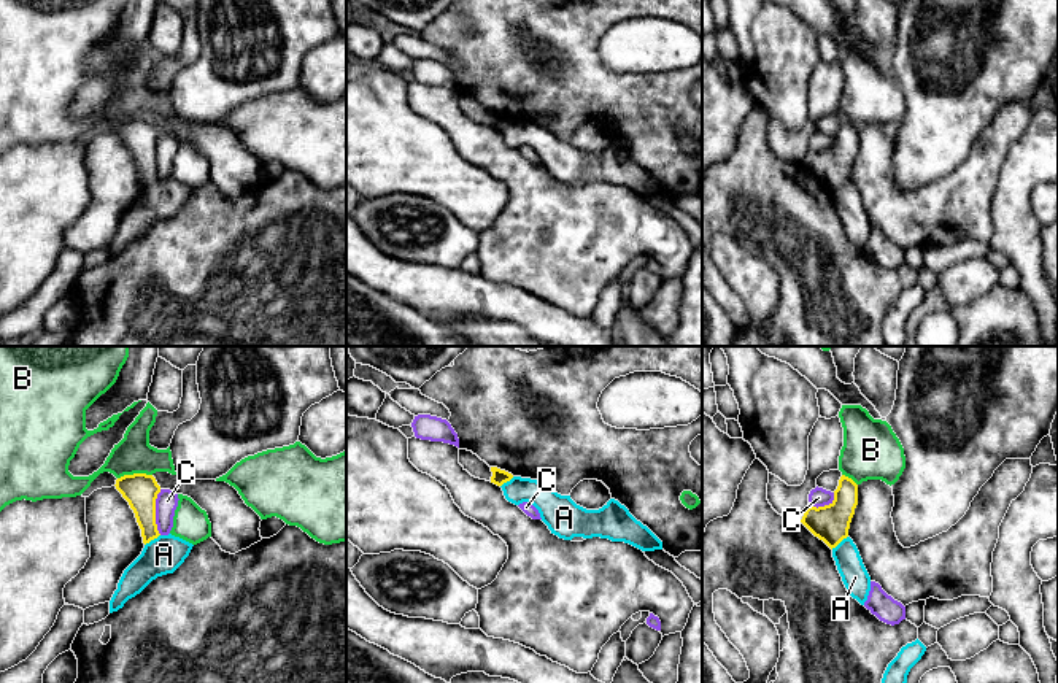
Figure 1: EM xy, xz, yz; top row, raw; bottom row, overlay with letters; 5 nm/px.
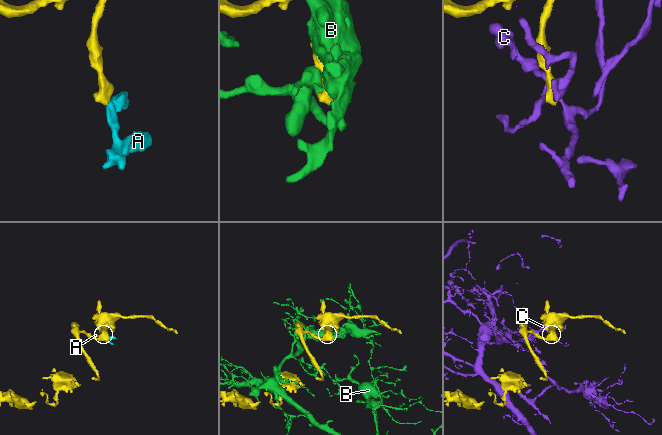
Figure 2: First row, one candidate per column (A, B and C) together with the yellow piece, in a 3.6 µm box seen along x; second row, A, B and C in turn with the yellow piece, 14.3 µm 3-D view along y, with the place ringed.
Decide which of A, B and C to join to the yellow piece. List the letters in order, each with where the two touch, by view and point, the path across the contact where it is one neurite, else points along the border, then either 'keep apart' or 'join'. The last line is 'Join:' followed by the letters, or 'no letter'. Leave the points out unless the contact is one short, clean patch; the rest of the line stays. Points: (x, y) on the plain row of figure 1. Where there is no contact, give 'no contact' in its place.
A: meets yellow in yz at (839, 186); border along yz (847, 180), (831, 192); keep apart
B: meets yellow in xy at (134, 118); keep apart
C: meets yellow in xy at (154, 156); border along xy (161, 134), (156, 143), (156, 173), (159, 178); keep apart
Join: no letter

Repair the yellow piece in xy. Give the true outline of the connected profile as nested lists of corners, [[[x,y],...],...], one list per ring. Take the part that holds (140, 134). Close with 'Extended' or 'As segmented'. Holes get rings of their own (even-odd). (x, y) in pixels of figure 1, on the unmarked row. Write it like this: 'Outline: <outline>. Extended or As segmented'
Outline: [[[133,118],[116,124],[116,133],[129,146],[141,173],[143,187],[149,187],[160,178],[156,168],[156,143],[160,137],[153,119]]]. As segmented

